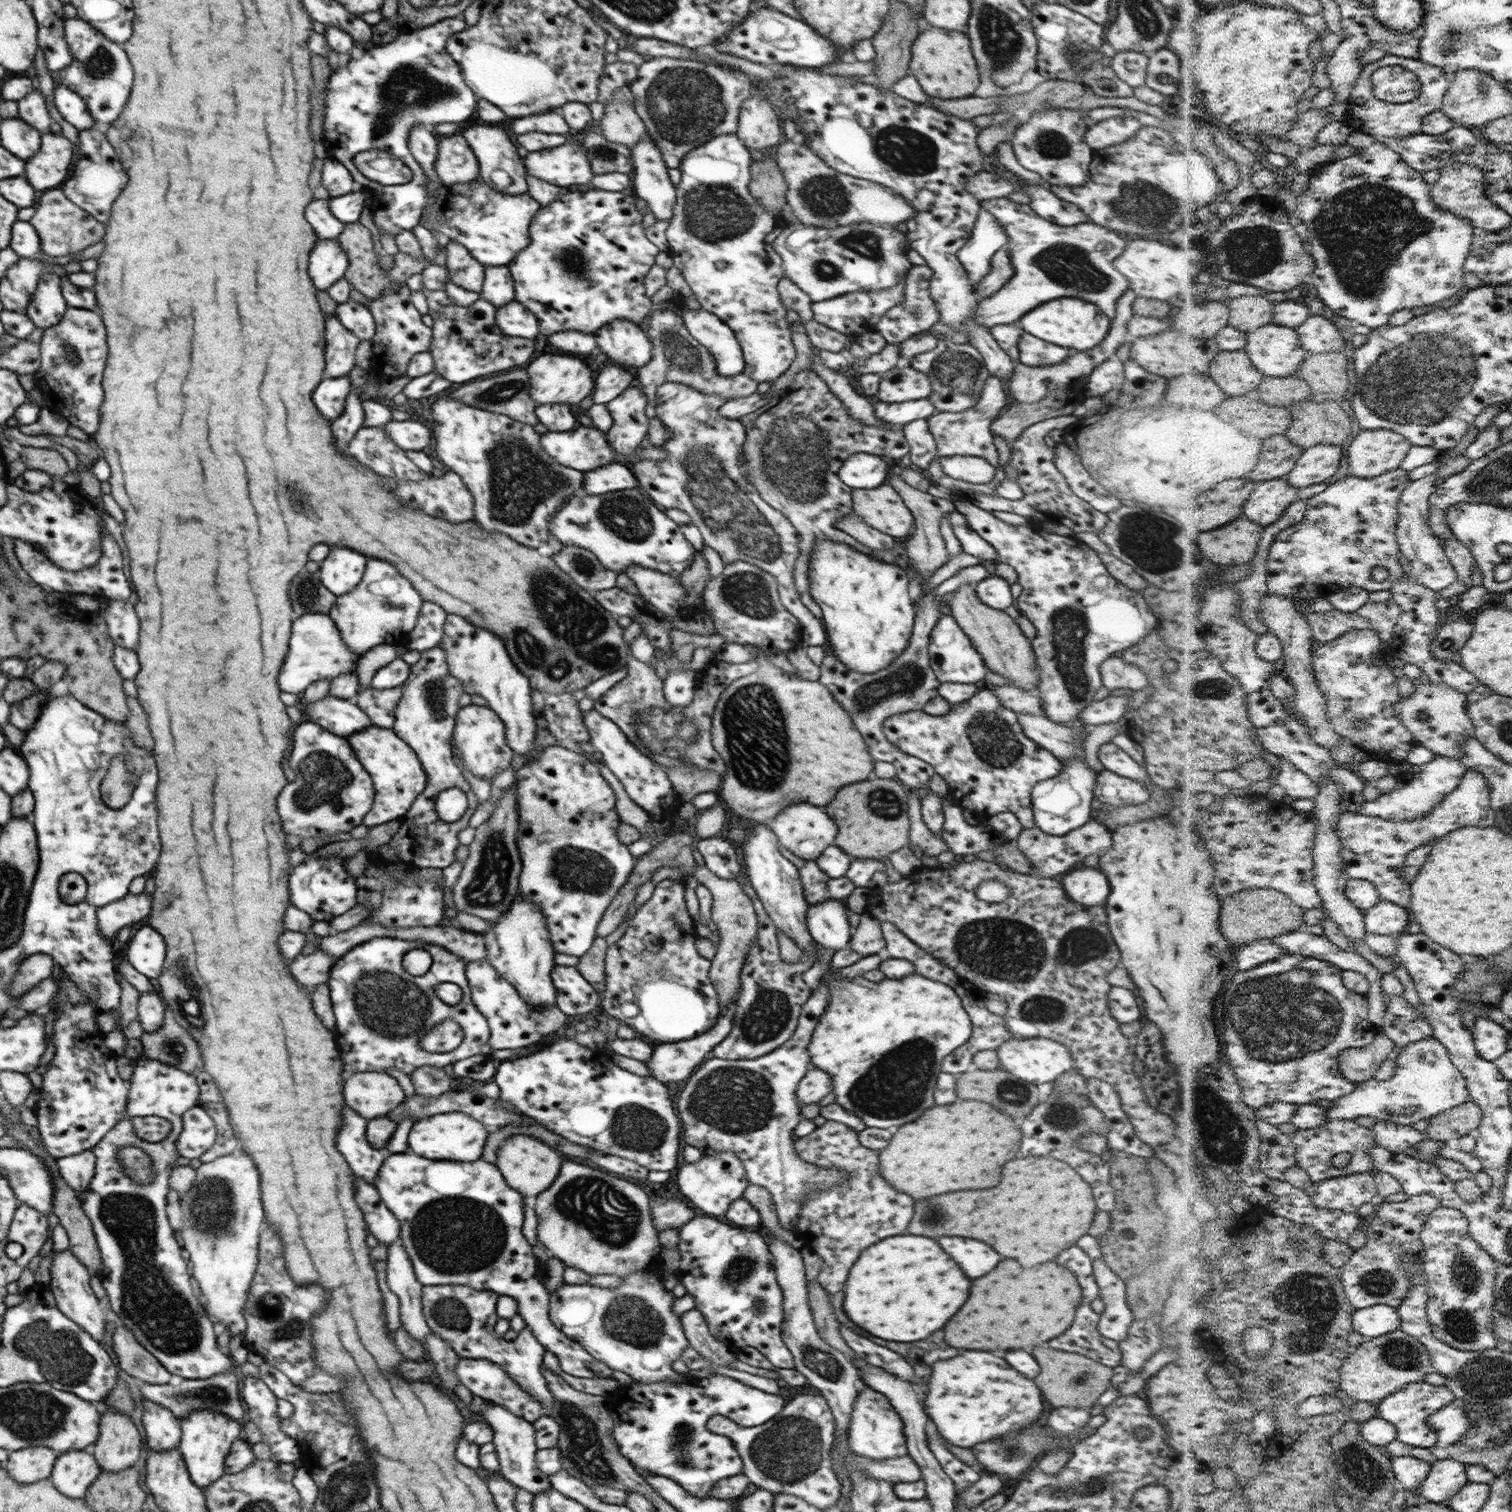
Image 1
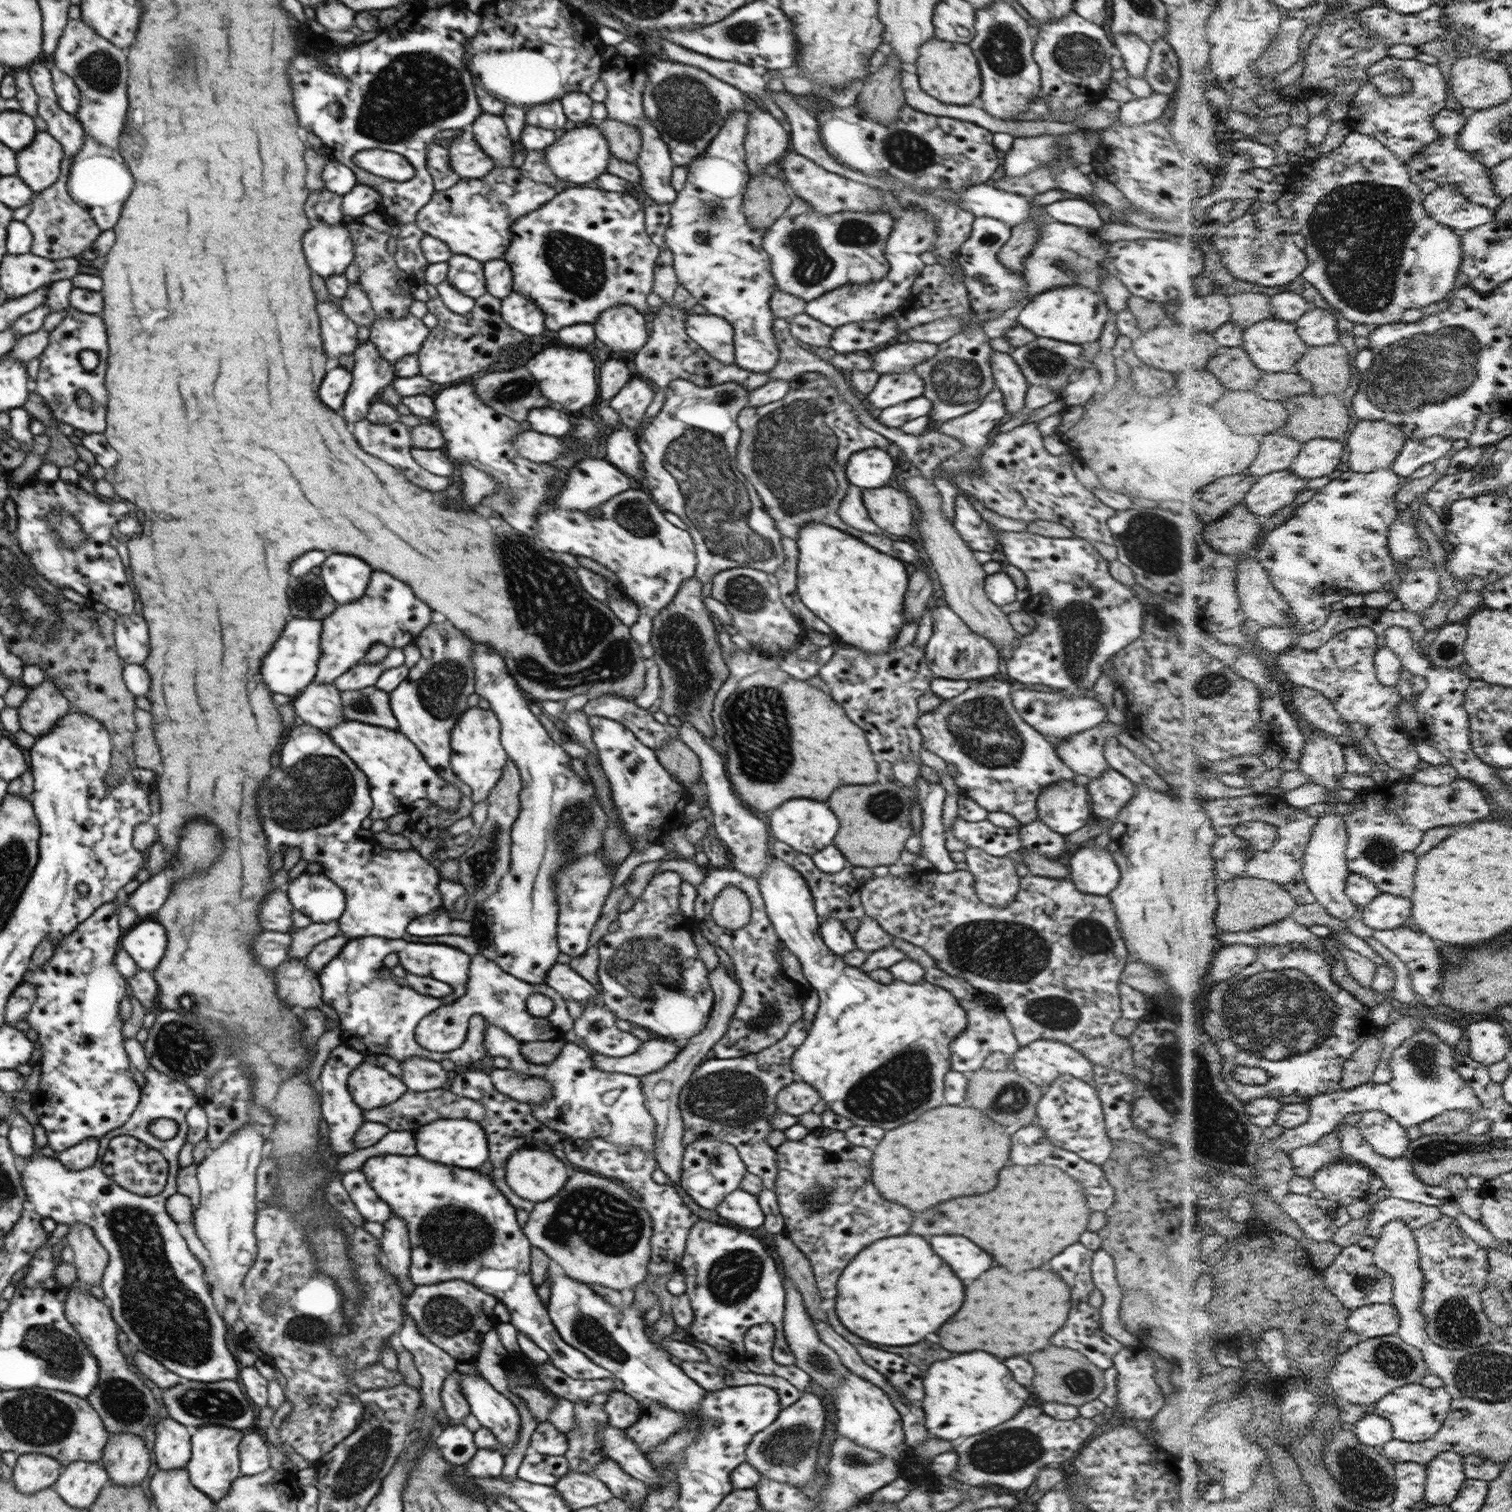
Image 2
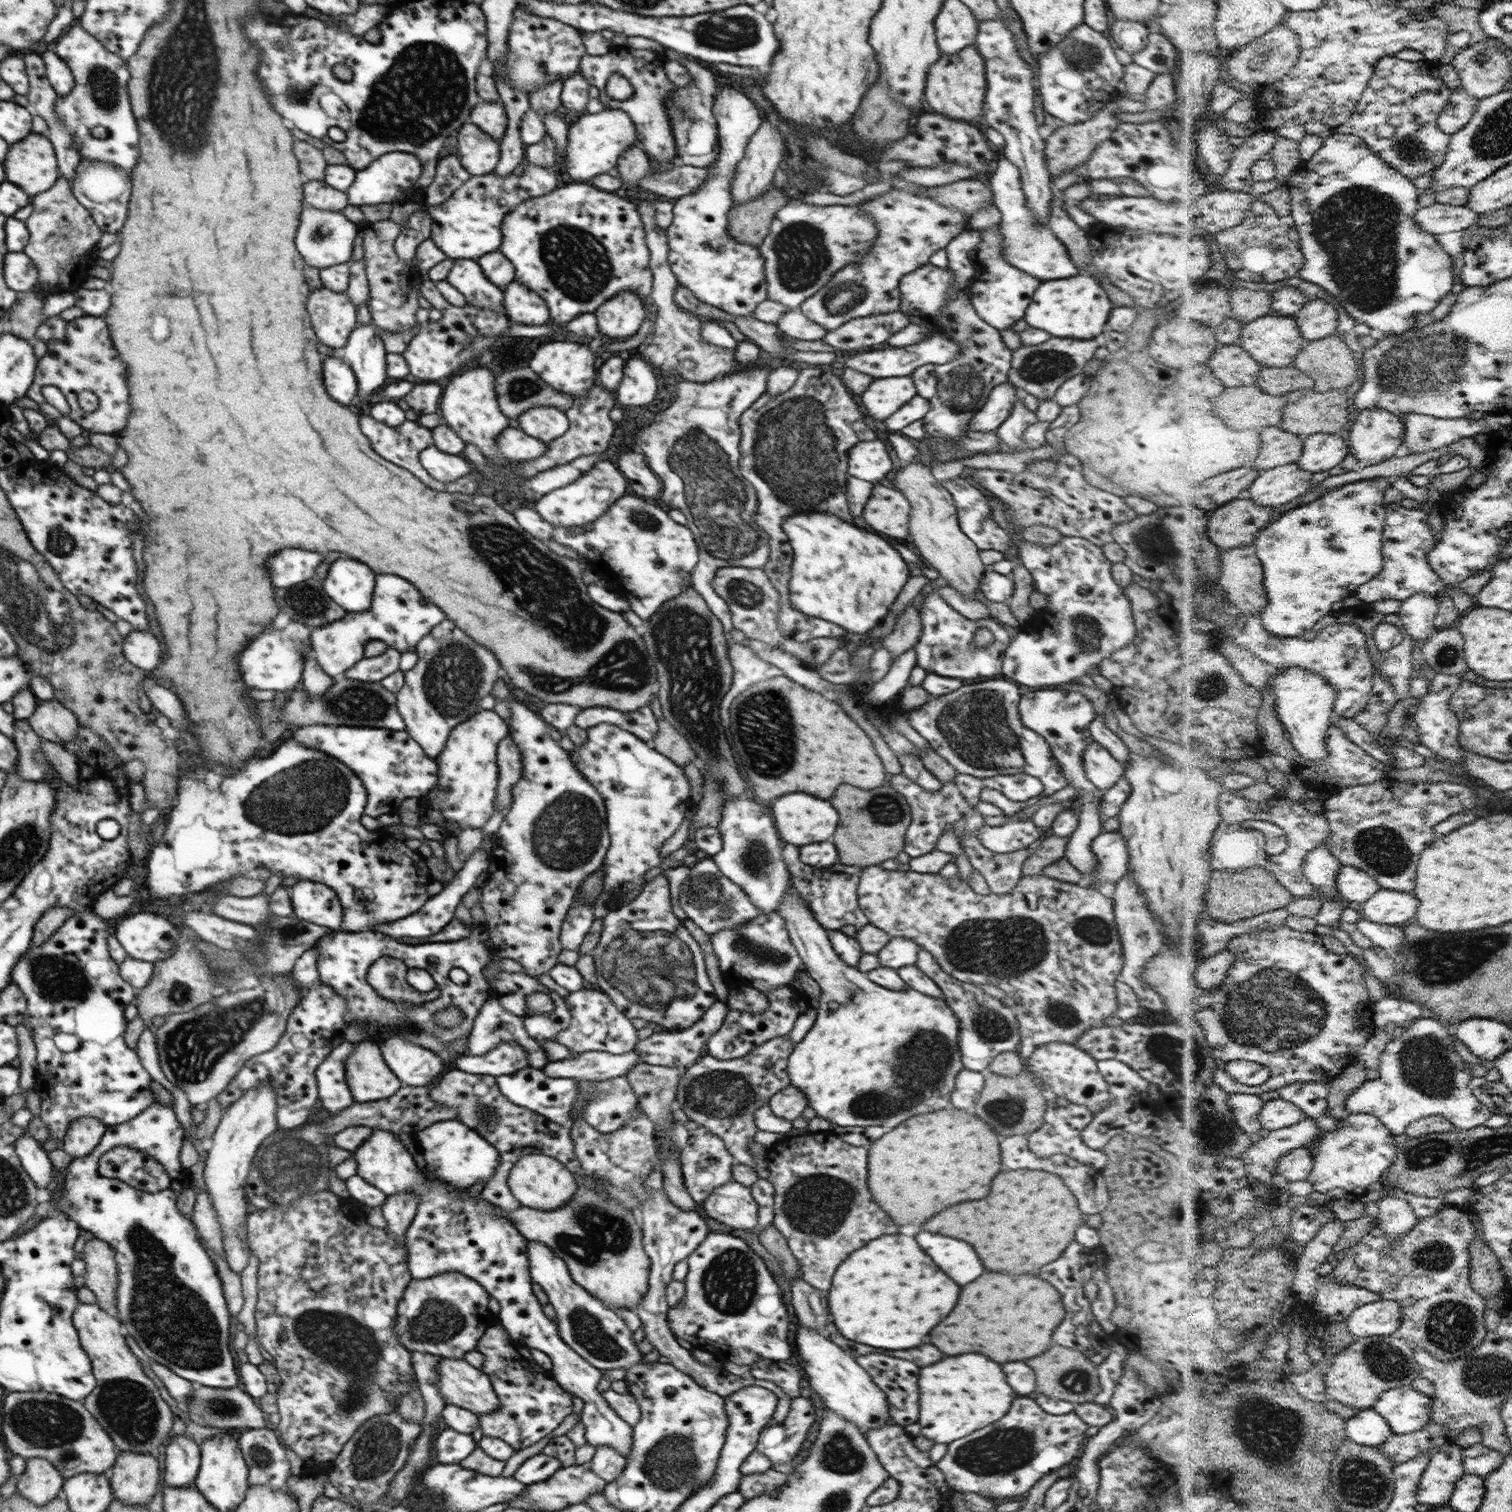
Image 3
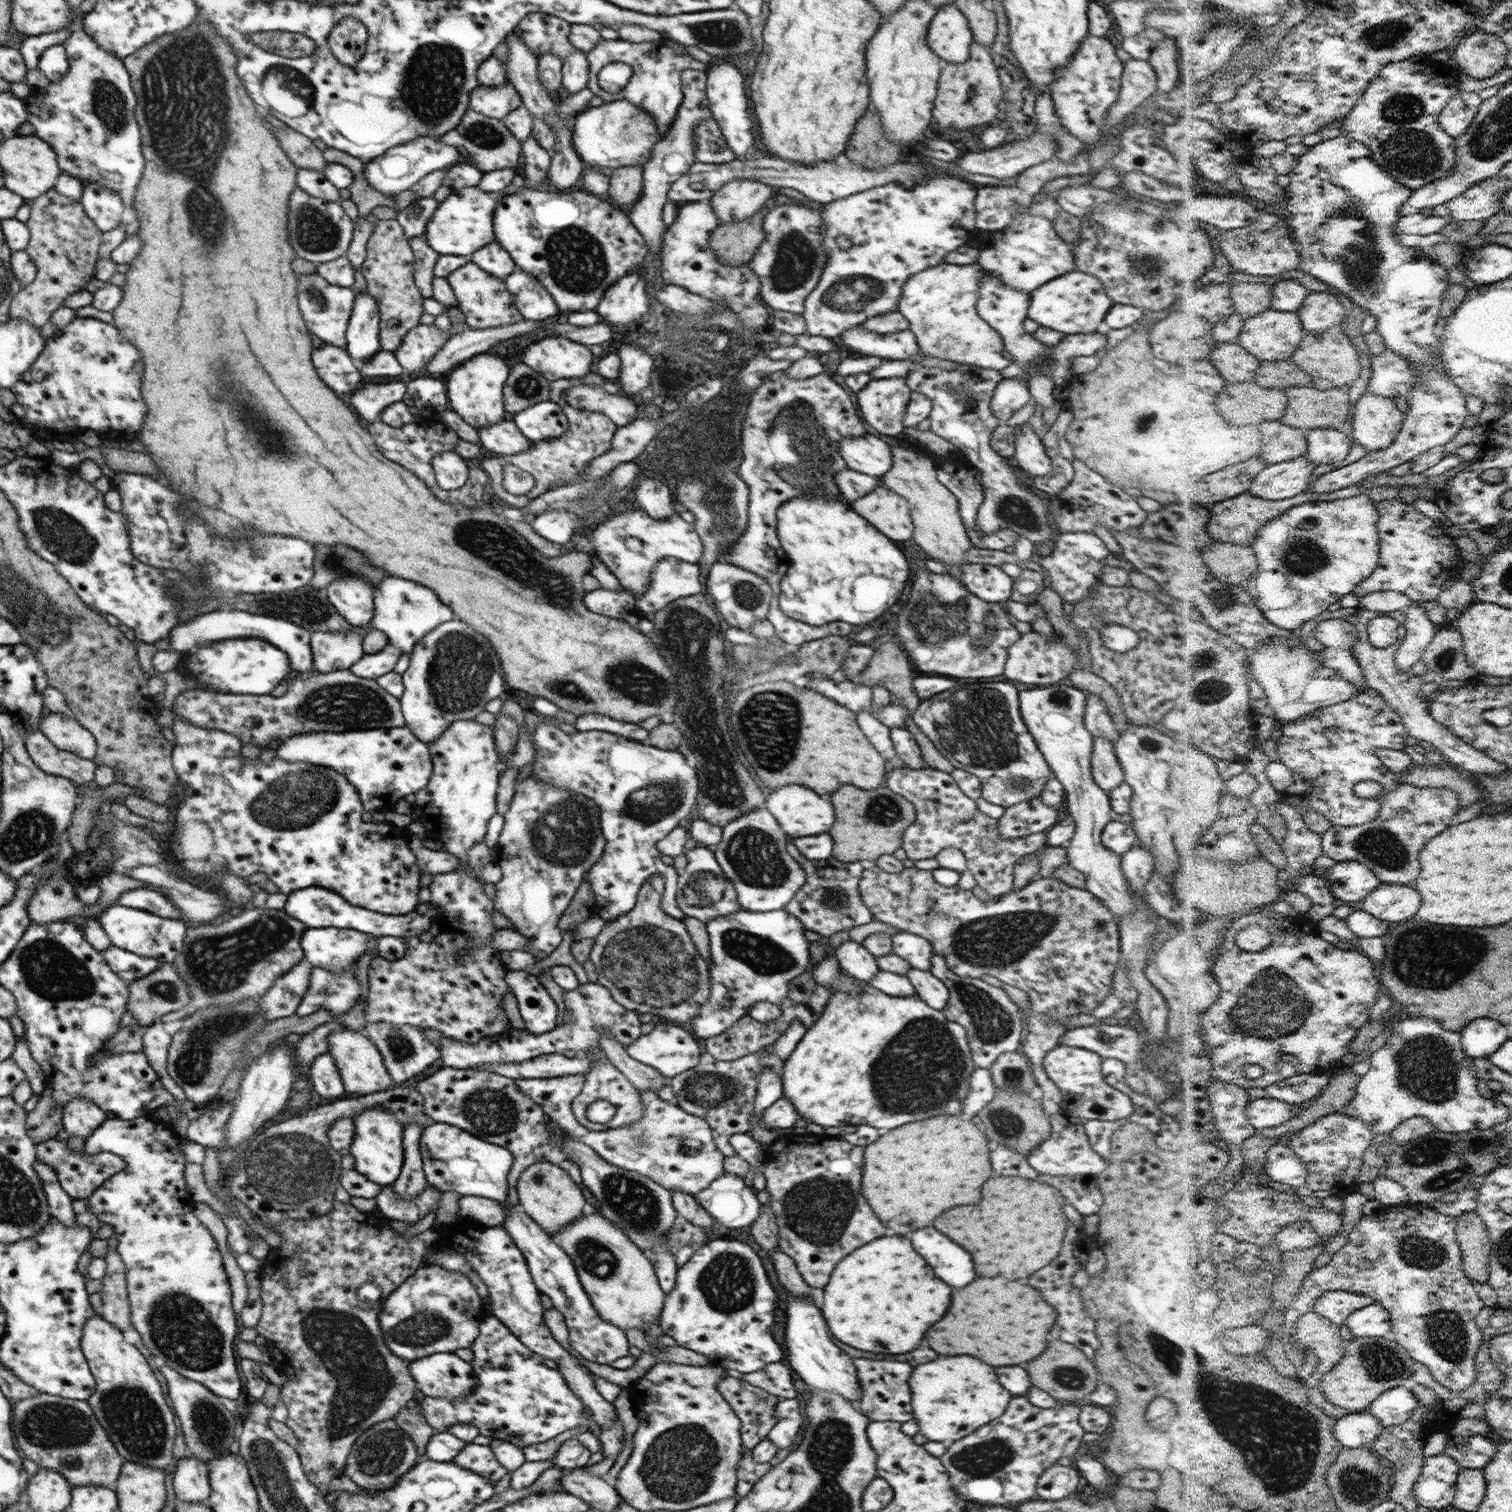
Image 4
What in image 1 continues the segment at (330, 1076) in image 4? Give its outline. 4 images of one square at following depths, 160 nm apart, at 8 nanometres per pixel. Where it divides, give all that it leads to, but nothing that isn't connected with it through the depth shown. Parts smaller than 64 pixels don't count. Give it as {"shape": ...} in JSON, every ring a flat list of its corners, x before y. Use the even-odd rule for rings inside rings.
{"shape":[[345,1106,341,1110,341,1116,343,1118,341,1118,341,1130,337,1132,337,1150,343,1154,355,1176,372,1184,376,1180,375,1172,387,1157,387,1152,369,1146,364,1135,366,1120,361,1116,357,1116,353,1110]]}

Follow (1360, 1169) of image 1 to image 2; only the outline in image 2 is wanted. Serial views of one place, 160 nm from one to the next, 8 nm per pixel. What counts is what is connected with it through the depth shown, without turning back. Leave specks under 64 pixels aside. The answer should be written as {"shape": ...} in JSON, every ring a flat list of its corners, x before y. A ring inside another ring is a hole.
{"shape":[[1333,1131,1313,1144,1301,1146,1290,1155,1296,1174,1309,1178,1313,1178,1322,1168,1341,1159,1348,1159,1342,1147,1339,1131]]}

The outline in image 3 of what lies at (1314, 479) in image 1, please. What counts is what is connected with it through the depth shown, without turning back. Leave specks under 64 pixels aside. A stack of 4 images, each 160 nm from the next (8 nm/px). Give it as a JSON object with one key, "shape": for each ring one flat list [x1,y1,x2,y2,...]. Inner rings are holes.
{"shape":[[1318,433,1304,438,1304,453,1299,465,1309,473,1330,472,1341,465,1350,453,1350,446,1334,433]]}

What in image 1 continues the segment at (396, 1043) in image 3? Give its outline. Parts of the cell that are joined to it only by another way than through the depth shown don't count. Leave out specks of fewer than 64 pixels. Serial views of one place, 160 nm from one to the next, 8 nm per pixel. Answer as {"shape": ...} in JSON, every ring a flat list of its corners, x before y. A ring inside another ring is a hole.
{"shape":[[420,1066,409,1077,414,1094,419,1096,439,1096,447,1092,452,1079,443,1069,434,1066]]}

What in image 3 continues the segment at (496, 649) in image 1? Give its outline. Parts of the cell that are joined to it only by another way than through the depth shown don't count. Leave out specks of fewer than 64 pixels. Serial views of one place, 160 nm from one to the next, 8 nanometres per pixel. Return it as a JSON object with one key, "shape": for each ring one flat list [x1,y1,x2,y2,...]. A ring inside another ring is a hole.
{"shape":[[497,678,497,682,493,684,490,690,490,695,497,700,504,700,508,704,510,715,508,716,508,735,517,747,518,753,521,755,521,772,520,779,513,785,512,803,508,812,503,817,499,828,492,834,493,847,490,851,490,859,488,861,489,880,481,887,481,904,480,907,485,913,485,923,481,927,485,930,489,938,489,945,491,950,495,951,495,955,499,959,509,959,517,962,523,967,524,973,527,976,537,978,539,974,545,974,555,964,558,963,557,955,561,952,559,943,560,927,565,918,569,908,573,904,573,898,576,890,581,882,583,882,589,873,596,871,602,866,602,862,609,846,609,835,606,829,606,810,603,804,601,795,593,788,593,785,581,776,581,773,576,769,576,766,570,761,569,755,559,747,558,743,553,741,550,734,547,733,549,726,546,722,535,712,527,709,521,703,517,703,513,699,509,688,505,686,505,682]]}

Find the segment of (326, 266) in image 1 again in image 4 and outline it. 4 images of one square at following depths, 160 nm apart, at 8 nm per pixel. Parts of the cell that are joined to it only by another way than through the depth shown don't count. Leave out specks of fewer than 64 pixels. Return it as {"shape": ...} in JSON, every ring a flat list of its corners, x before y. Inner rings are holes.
{"shape":[[293,190,289,196,287,234,289,244,296,256,316,265,335,260,346,254,353,232,352,220,344,213,339,203,323,202,302,190]]}

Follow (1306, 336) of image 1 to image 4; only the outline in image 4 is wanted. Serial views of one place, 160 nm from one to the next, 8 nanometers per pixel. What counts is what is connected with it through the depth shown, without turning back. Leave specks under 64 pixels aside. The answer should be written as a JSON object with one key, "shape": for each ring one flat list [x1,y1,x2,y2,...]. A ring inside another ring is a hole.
{"shape":[[1310,292,1298,310,1307,332,1323,332,1341,325,1346,317,1344,304,1338,295]]}

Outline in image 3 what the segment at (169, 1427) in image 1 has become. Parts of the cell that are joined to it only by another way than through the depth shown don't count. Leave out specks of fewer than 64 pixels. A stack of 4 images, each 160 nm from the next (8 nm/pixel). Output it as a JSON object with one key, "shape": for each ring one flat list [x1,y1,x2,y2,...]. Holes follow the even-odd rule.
{"shape":[[175,1436,167,1441,164,1451,164,1484,177,1488,194,1488,200,1461,198,1445,185,1436]]}

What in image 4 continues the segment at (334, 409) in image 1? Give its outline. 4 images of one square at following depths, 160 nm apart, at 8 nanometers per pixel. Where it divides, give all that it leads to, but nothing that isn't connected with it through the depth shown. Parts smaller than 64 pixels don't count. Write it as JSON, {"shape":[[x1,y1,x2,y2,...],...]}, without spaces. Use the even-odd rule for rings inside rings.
{"shape":[[322,343,313,350,311,360,319,378,335,394,351,393,361,385,357,384,362,378,358,366,346,353,344,347]]}

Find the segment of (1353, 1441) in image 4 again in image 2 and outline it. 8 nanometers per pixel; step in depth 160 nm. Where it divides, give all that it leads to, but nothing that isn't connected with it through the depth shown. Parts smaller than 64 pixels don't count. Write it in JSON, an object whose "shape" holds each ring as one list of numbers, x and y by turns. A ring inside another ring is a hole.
{"shape":[[1372,1410,1359,1419,1353,1429,1357,1438,1369,1446,1383,1447,1384,1444,1394,1439,1392,1422,1384,1416,1379,1416]]}

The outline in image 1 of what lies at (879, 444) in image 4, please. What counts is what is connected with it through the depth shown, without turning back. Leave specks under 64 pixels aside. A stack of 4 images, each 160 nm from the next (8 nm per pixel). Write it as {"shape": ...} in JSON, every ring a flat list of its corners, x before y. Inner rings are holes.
{"shape":[[861,452,849,455,837,470,837,476,851,489,872,489,885,480,886,469,880,456]]}

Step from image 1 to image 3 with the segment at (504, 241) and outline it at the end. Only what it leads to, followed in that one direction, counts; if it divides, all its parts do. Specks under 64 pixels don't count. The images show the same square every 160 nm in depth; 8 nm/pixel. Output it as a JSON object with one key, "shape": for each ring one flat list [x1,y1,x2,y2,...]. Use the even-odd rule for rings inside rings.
{"shape":[[526,162,523,173,519,175,519,182,496,180,490,173,471,175,445,202,435,206,423,206,430,216,429,239,450,259,475,261,483,254,497,250,501,240,501,218,509,214,509,210,517,204,551,192,555,188,555,182,559,182,555,178,557,170,556,166,537,166]]}

